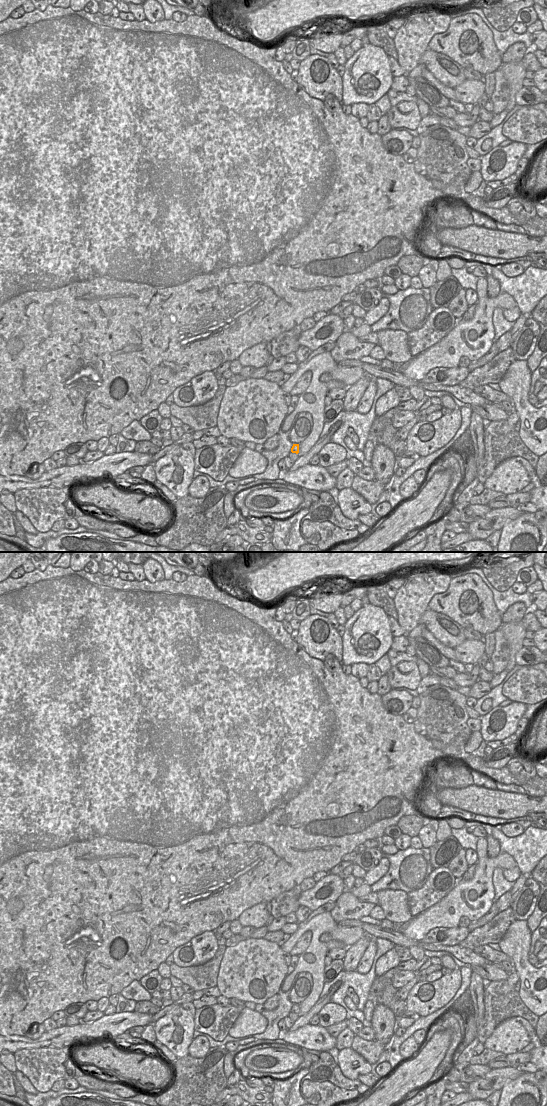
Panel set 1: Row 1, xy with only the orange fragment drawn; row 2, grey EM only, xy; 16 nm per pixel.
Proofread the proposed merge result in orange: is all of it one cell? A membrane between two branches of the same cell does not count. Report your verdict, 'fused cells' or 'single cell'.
single cell

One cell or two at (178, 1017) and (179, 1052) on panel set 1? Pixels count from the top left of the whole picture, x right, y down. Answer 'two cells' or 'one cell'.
one cell

